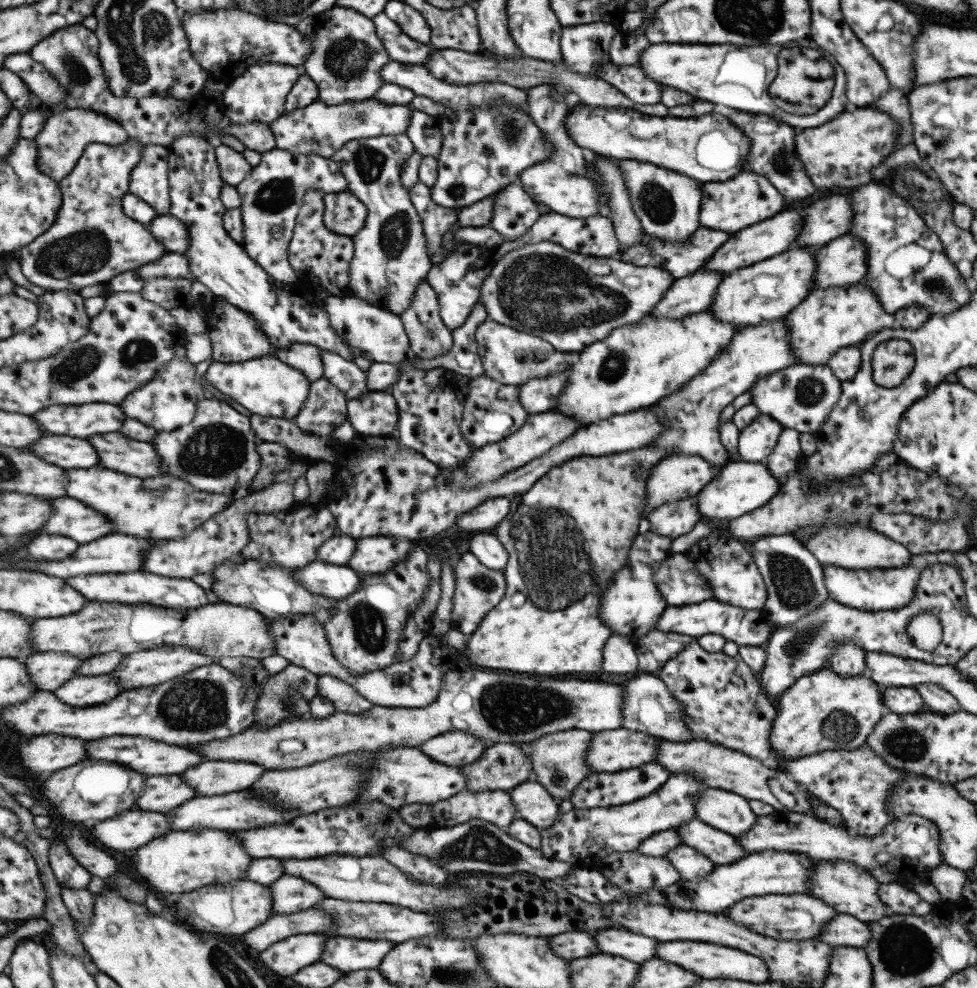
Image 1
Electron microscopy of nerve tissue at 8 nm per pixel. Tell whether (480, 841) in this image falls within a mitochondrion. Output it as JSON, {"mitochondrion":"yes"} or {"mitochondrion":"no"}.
{"mitochondrion":"yes"}

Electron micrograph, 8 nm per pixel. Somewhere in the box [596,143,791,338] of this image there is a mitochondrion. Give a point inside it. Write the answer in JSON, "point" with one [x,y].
{"point":[654,198]}

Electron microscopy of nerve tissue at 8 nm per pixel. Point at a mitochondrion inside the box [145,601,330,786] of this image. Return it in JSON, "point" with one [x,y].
{"point":[204,703]}

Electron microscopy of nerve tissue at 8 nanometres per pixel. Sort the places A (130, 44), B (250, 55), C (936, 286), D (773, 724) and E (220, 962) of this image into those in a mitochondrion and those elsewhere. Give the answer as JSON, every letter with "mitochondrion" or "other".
{"A":"mitochondrion","B":"other","C":"mitochondrion","D":"other","E":"mitochondrion"}

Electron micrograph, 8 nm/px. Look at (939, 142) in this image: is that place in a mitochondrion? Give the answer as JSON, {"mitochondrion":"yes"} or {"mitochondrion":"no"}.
{"mitochondrion":"yes"}

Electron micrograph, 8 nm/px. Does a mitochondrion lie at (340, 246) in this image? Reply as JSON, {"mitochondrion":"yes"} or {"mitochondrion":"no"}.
{"mitochondrion":"no"}

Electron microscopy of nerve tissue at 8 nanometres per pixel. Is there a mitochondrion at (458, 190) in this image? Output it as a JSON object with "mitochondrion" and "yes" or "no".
{"mitochondrion":"yes"}

